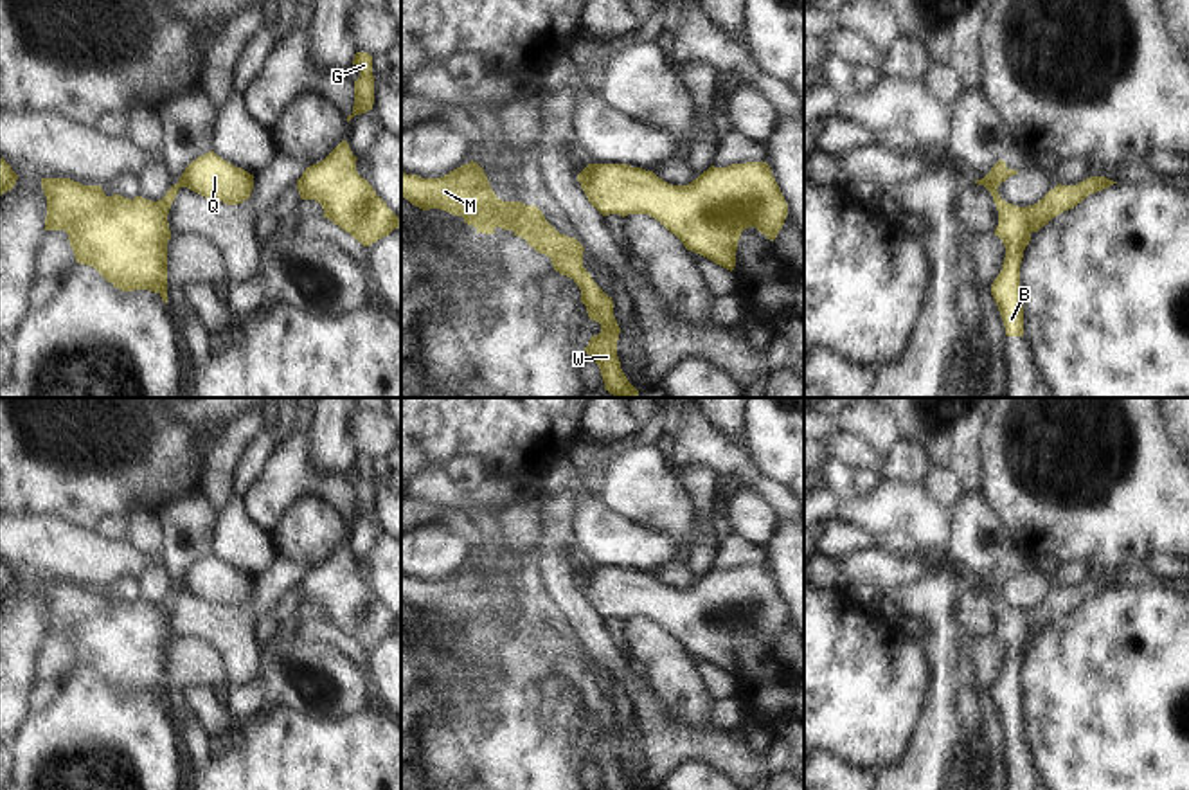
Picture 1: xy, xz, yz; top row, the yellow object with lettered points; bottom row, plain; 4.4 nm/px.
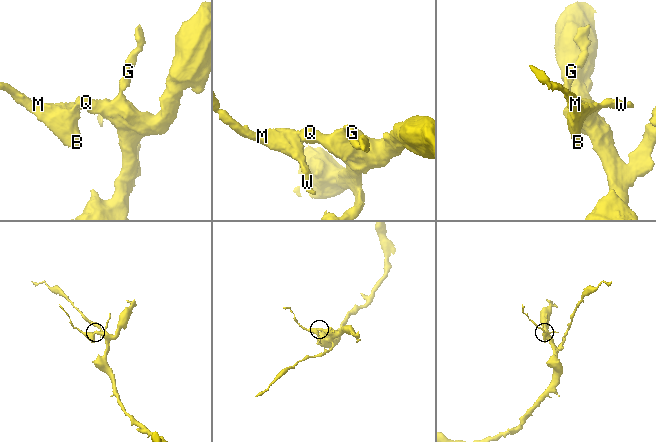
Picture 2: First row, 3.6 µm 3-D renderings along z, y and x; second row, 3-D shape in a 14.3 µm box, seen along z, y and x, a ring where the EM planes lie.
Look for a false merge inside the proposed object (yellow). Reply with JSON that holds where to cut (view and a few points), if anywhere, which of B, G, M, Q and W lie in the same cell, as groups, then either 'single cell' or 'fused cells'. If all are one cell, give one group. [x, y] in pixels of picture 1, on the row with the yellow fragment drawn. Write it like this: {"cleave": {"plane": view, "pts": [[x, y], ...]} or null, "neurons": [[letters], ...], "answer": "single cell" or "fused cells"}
{"cleave": {"plane": "yz", "pts": [[984, 184], [995, 189]]}, "neurons": [["B", "M", "W"], ["G", "Q"]], "answer": "fused cells"}

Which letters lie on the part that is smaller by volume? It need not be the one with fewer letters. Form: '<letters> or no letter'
B, M, W

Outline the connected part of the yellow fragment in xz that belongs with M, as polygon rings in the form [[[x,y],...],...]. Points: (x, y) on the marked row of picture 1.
[[[473,160],[441,178],[421,178],[401,171],[401,196],[423,211],[441,209],[462,216],[477,234],[495,234],[496,227],[513,230],[536,252],[549,256],[554,270],[579,286],[590,320],[601,324],[601,333],[590,338],[585,351],[599,365],[604,391],[617,398],[639,396],[617,356],[621,328],[613,317],[613,301],[583,266],[585,248],[576,238],[559,234],[536,205],[500,200],[489,187],[484,169]]]

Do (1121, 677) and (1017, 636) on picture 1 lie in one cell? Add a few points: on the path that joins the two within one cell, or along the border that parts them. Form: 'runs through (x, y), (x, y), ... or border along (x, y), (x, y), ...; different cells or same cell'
border along (1031, 641), (1024, 654), (1020, 682); different cells

